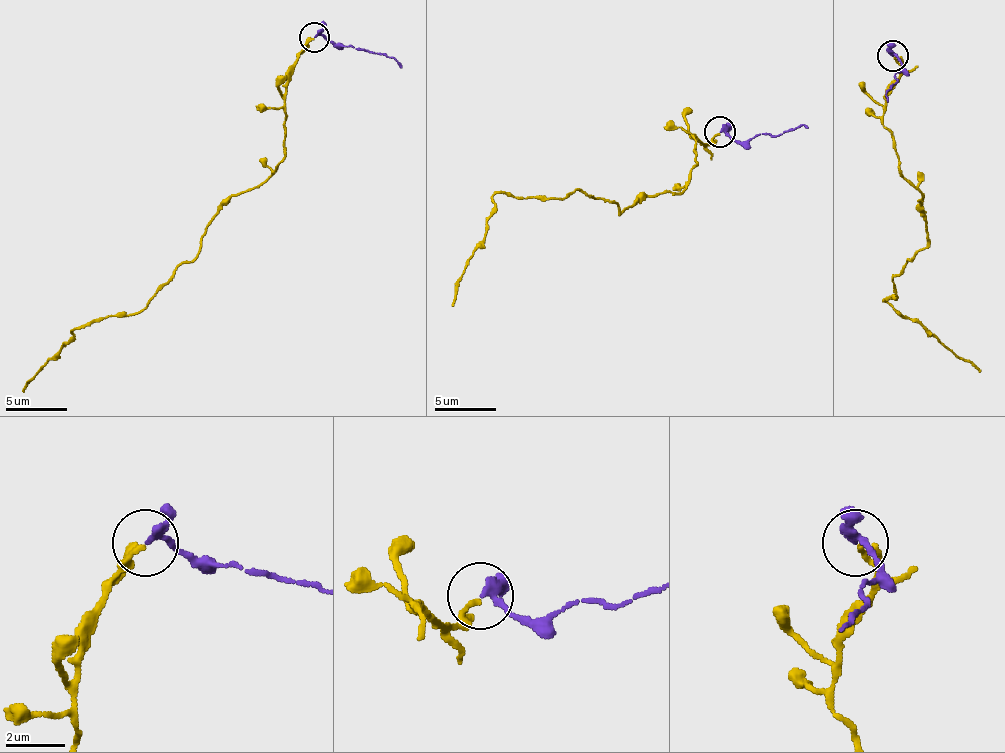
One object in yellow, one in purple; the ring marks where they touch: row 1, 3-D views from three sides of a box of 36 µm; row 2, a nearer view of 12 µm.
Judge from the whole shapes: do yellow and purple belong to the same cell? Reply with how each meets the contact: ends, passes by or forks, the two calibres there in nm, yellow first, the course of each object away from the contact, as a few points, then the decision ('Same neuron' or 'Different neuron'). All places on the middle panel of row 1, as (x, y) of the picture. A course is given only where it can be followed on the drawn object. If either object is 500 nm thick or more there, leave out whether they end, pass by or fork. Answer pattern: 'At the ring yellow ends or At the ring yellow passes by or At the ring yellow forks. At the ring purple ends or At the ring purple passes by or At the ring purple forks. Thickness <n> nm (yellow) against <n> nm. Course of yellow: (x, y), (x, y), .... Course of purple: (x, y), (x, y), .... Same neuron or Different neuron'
At the ring yellow ends. At the ring purple passes by. Thickness 160 nm (yellow) against 240 nm. Course of yellow: (719, 134), (693, 137), (697, 164), (680, 193), (619, 211), (578, 190), (498, 192), (453, 307). Course of purple: (719, 131), (737, 141), (747, 141), (762, 133), (778, 136), (809, 127). Same neuron

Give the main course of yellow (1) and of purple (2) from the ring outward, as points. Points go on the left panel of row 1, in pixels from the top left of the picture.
1: (313, 37), (286, 84), (285, 160), (238, 192), (192, 260), (141, 311), (77, 329), (23, 391)
2: (313, 38), (322, 34), (331, 42), (340, 42), (356, 49), (387, 53), (402, 69)

